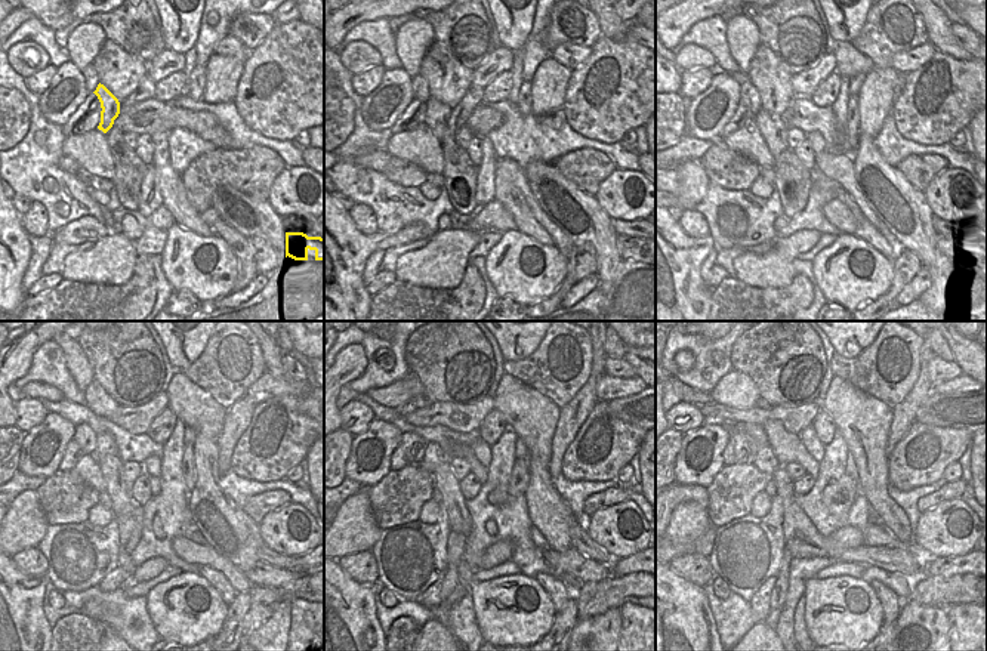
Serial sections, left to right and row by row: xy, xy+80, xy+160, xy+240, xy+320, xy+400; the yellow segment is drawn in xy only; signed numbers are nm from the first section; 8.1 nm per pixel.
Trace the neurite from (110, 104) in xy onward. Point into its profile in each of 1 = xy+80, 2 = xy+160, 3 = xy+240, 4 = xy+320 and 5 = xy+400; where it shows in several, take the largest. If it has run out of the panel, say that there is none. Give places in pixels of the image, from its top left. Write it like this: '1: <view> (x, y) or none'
1: xy+80 (437, 113)
2: xy+160 (773, 127)
3: xy+240 (111, 466)
4: xy+320 (444, 480)
5: xy+400 (801, 537)

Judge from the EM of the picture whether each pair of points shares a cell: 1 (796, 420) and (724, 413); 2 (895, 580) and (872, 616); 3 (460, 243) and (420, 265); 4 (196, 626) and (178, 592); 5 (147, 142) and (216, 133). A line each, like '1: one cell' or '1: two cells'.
1: one cell
2: two cells
3: one cell
4: one cell
5: two cells

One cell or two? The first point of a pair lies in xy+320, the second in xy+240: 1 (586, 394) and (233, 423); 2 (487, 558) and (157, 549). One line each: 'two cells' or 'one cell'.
1: one cell
2: two cells

